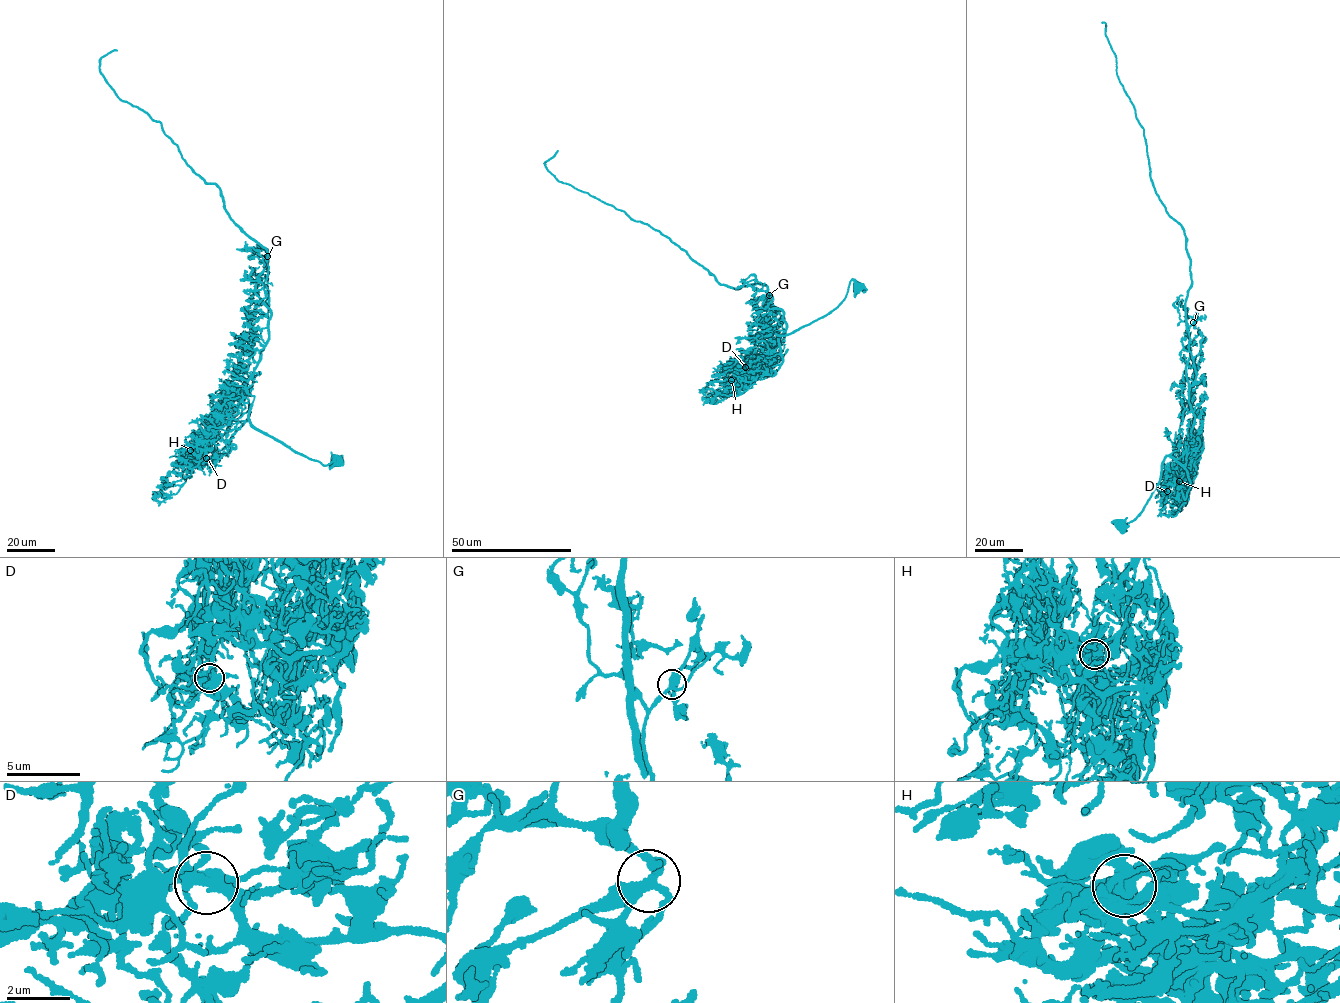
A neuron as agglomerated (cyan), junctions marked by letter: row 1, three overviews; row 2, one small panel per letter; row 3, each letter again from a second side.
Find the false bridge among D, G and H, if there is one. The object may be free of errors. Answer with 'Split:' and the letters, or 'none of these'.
Split: H

